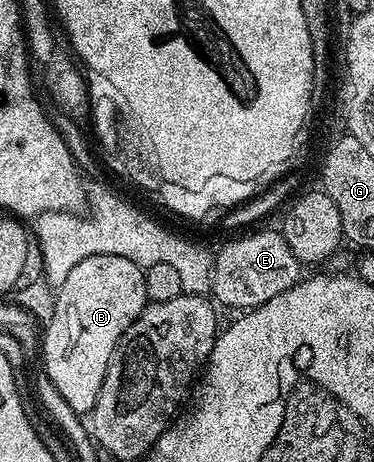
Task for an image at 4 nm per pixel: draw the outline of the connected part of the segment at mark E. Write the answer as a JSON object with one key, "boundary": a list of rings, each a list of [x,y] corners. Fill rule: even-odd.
{"boundary":[[[264,229],[249,237],[238,236],[242,235],[233,236],[236,238],[226,242],[220,253],[218,249],[212,262],[210,293],[221,306],[224,304],[232,309],[240,309],[236,311],[256,309],[262,303],[274,299],[274,295],[282,295],[282,291],[294,287],[301,280],[302,263],[294,251],[290,251],[283,232]]]}

